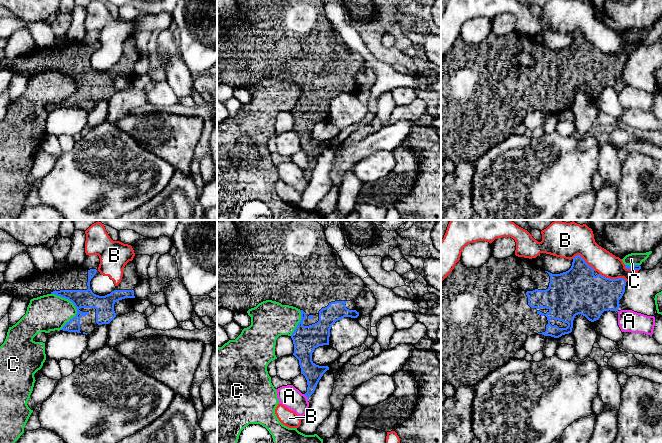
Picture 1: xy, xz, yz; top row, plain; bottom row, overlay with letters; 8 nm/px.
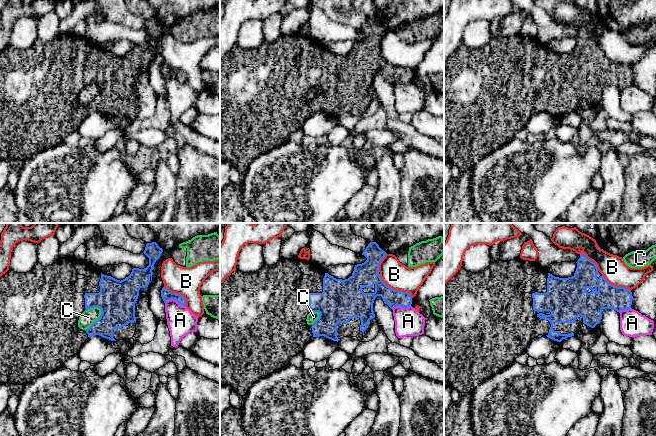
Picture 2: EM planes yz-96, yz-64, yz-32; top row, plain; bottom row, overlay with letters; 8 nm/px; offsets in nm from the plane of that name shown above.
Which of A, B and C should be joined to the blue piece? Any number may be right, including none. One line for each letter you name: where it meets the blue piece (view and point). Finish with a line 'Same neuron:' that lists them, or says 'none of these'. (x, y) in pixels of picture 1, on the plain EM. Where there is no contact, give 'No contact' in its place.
Same neuron: none of these

